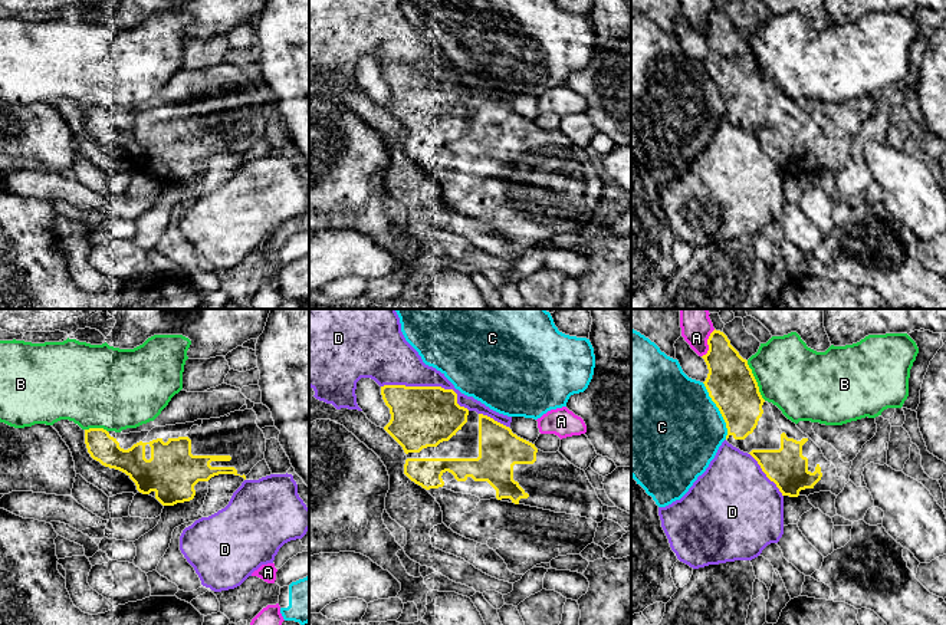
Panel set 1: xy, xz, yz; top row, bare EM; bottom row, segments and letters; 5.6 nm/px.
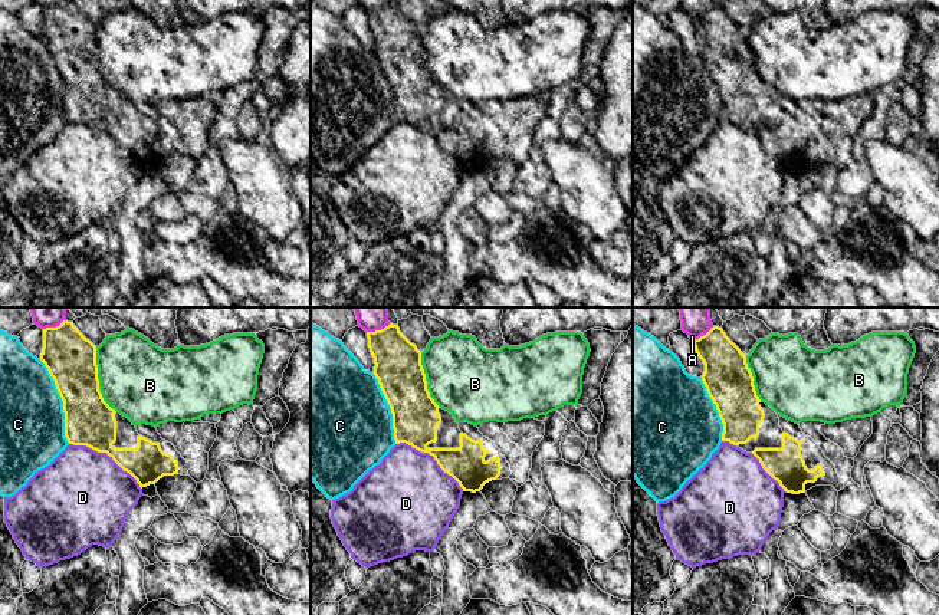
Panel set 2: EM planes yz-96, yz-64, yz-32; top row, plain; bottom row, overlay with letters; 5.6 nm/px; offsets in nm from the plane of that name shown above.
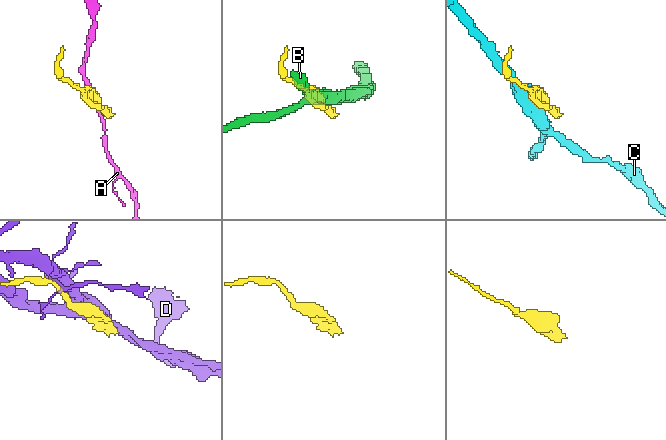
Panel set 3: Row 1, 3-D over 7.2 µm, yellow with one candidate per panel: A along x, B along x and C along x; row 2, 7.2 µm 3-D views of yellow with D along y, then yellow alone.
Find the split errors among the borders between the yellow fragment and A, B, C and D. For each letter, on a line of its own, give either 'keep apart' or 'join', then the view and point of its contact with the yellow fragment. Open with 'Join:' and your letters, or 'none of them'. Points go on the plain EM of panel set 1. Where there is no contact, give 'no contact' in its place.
Join: none of them
A: keep apart; contact yz (708, 22)
B: keep apart; contact yz (755, 59)
C: keep apart; contact yz (719, 88)
D: keep apart; contact xz (429, 65)

